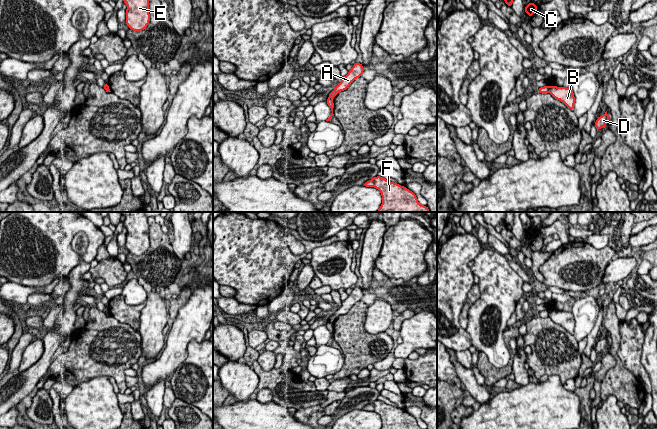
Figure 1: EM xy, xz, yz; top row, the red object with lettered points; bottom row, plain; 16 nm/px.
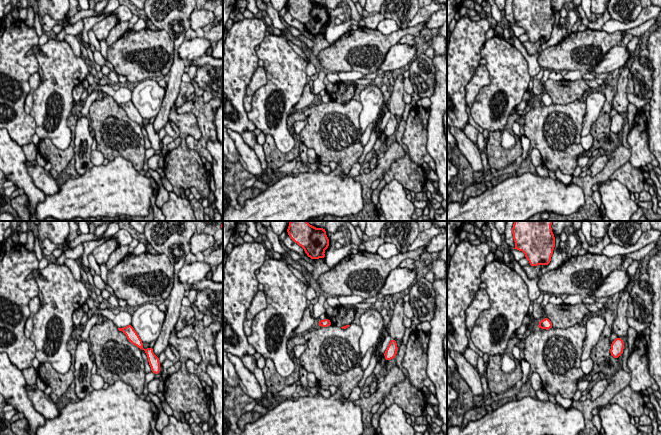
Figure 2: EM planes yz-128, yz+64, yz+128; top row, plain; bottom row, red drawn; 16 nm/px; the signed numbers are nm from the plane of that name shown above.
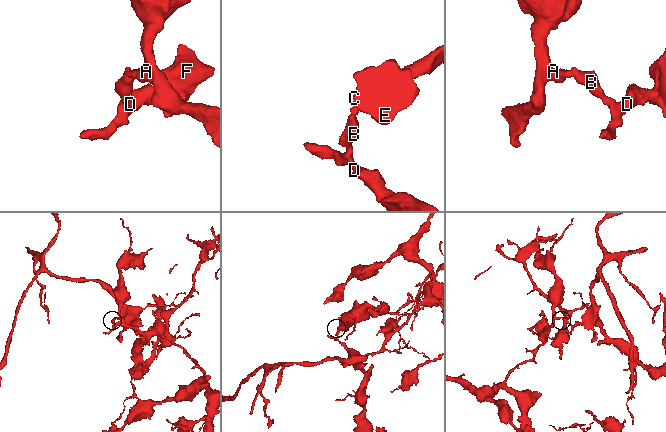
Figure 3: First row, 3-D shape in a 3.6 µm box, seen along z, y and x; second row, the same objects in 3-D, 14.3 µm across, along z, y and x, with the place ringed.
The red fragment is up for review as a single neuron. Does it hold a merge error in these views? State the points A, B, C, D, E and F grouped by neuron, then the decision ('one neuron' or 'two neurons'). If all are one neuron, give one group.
groups A C E / B D F; two neurons

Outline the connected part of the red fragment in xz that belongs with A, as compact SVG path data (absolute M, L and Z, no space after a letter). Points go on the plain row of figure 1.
M357 286L353 288L353 291L348 298L342 301L340 307L334 312L334 314L328 318L329 322L334 323L334 321L340 316L345 315L350 308L357 302L361 301L364 296L364 291L361 287Z

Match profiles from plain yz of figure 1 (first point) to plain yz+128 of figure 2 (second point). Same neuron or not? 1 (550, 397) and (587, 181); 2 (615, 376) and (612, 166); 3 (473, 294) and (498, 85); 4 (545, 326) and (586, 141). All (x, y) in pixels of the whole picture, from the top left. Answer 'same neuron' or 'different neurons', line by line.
1: different neurons
2: different neurons
3: different neurons
4: different neurons

